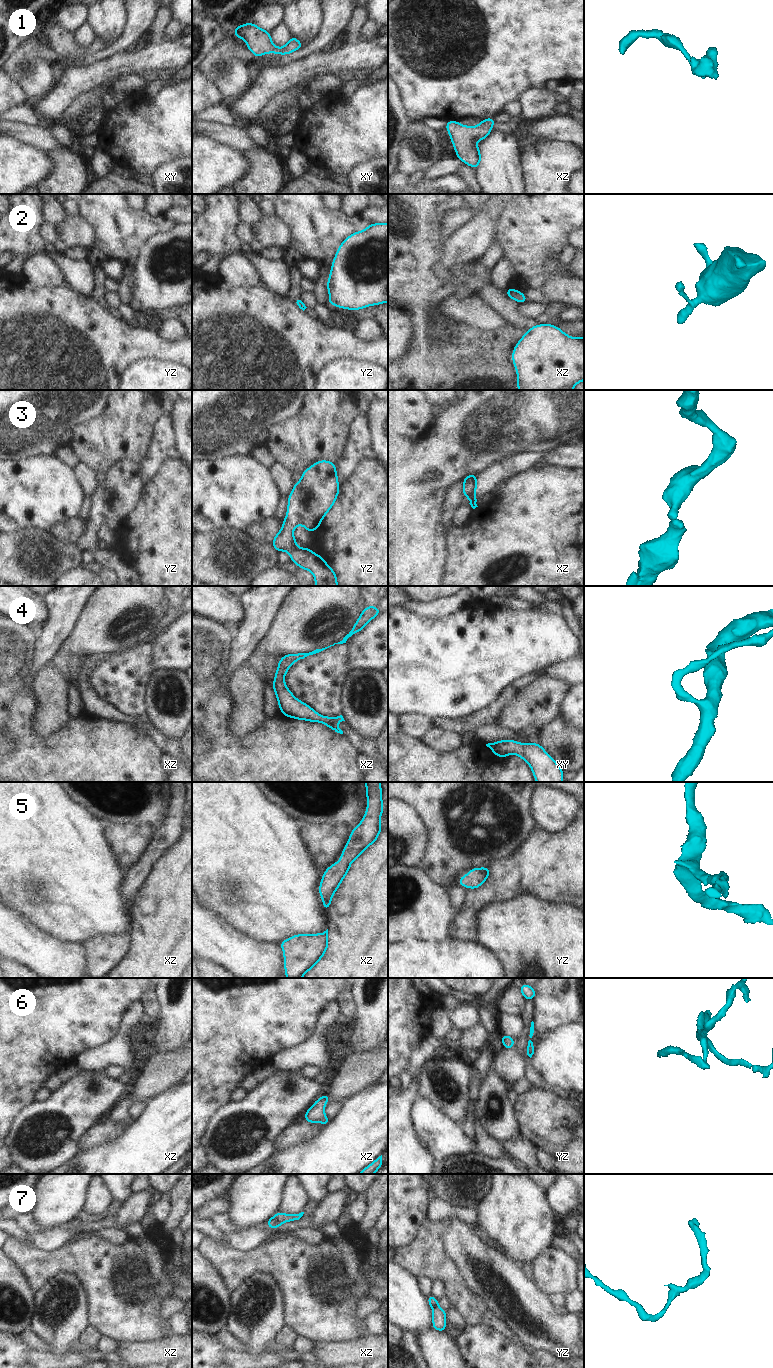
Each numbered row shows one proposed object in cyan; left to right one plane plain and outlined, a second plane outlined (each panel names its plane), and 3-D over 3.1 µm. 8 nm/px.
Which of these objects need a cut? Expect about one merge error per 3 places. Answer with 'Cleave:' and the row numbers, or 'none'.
Cleave: 7

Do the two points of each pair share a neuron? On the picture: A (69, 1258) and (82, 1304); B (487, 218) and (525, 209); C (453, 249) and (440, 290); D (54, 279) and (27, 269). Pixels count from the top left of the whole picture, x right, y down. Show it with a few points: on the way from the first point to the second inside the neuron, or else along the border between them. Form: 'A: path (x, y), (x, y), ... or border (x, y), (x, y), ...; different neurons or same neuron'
A: border (51, 1278), (64, 1271), (72, 1272), (88, 1293); different neurons
B: border (506, 204), (502, 215), (497, 220), (495, 238); different neurons
C: border (473, 260), (454, 263), (450, 266); different neurons
D: path (47, 274), (41, 269), (34, 269); same neuron

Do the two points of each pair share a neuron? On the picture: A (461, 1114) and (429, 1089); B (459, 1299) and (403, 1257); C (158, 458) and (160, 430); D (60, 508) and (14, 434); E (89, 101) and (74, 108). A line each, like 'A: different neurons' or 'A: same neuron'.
A: same neuron
B: same neuron
C: same neuron
D: different neurons
E: same neuron

